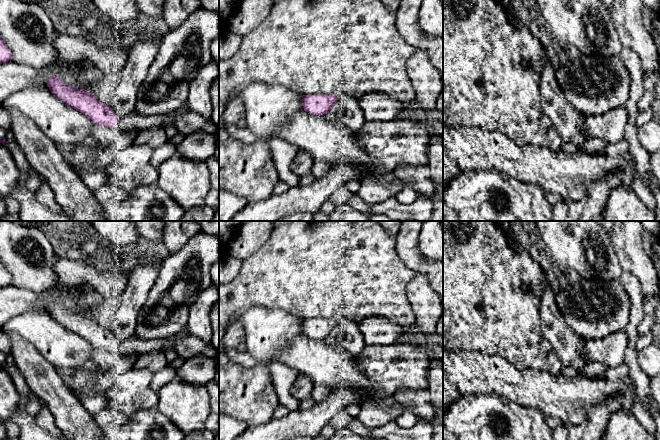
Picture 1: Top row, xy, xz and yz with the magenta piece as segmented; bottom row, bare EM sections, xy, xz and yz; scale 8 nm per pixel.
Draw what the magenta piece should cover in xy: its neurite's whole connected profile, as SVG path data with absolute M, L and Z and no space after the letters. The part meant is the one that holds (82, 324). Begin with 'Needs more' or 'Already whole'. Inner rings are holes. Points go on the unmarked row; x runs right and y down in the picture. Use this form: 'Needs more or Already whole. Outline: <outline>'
Needs more. Outline: M54 299L50 300L48 311L58 323L85 338L100 350L139 356L149 351L163 351L165 346L165 341L162 339L142 340L135 335L127 340L119 341L110 330L99 325L89 315L70 311Z

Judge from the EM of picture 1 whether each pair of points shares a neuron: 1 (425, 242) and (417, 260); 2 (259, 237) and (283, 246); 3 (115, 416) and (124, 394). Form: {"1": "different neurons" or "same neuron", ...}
{"1": "different neurons", "2": "different neurons", "3": "different neurons"}

